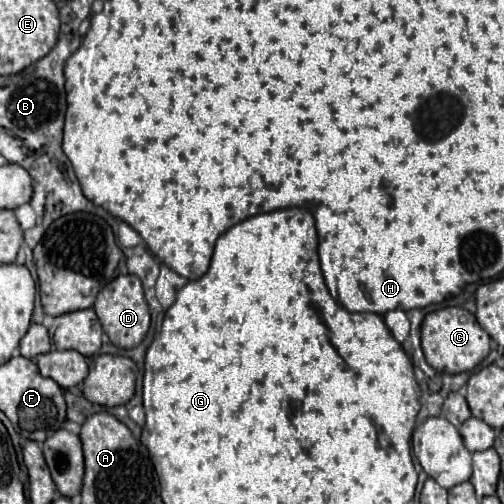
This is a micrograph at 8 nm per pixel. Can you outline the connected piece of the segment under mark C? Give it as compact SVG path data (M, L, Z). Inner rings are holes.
M449 306L435 312L429 312L421 324L421 348L425 360L437 372L461 374L473 370L481 360L487 358L491 350L489 334L477 324L475 316L461 306Z

